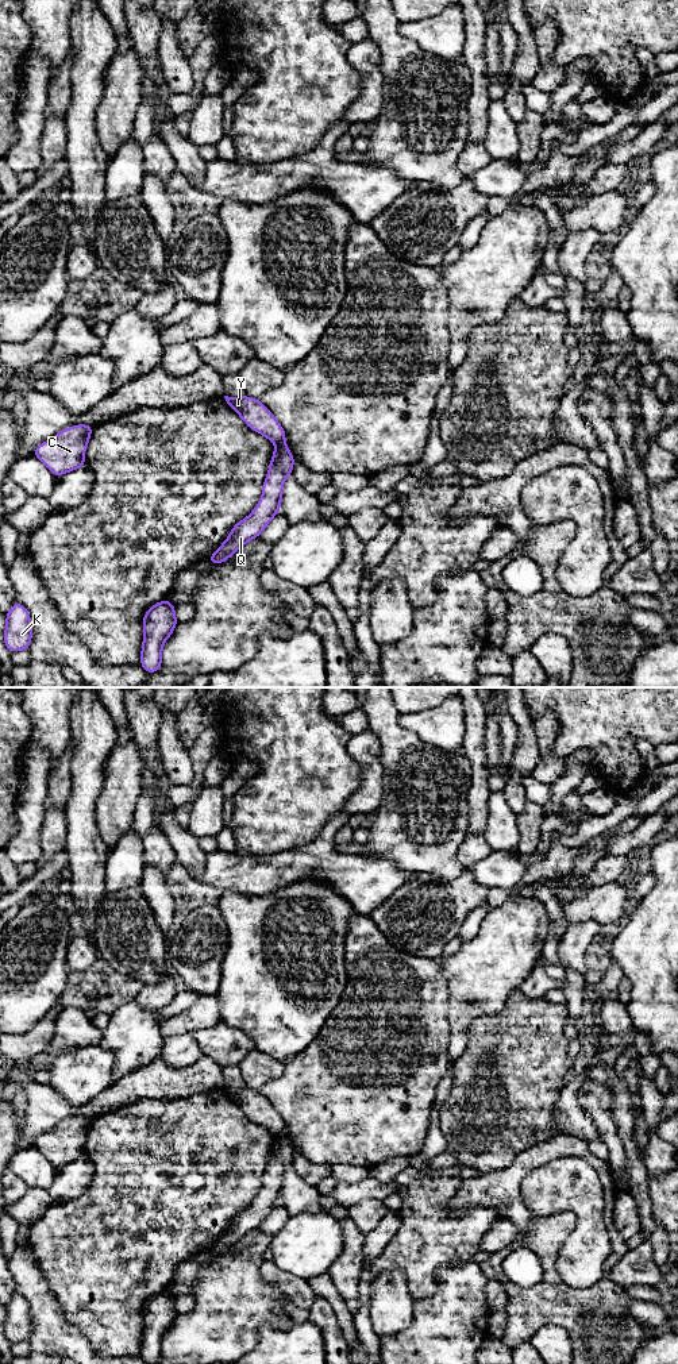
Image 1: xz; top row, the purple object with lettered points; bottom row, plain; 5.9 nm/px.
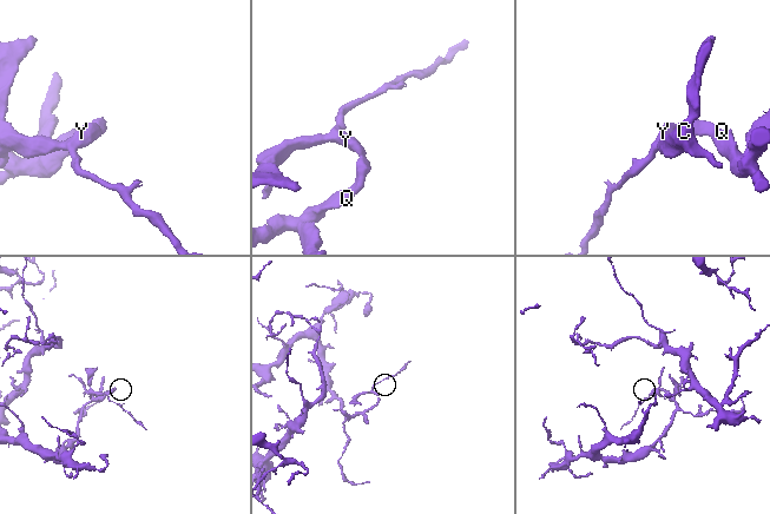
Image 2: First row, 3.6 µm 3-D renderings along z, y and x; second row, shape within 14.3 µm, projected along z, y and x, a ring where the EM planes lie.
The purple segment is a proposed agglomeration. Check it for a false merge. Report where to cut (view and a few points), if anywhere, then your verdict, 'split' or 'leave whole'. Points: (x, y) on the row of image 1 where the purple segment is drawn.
cut in xz along (284, 442), (276, 446); split

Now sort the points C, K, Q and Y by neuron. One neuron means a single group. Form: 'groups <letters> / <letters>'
groups C Y / K Q

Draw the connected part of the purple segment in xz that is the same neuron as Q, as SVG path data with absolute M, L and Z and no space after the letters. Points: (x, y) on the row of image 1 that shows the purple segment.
M277 444L262 486L261 501L244 520L234 525L226 542L208 558L209 562L223 563L249 540L259 537L281 508L282 486L286 477L292 475L293 465L294 458L286 444Z

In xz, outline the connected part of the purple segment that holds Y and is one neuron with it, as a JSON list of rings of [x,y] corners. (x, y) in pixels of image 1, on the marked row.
[[[247,396],[228,397],[227,404],[243,419],[250,429],[262,434],[276,446],[285,443],[285,431],[273,413],[261,402]]]

